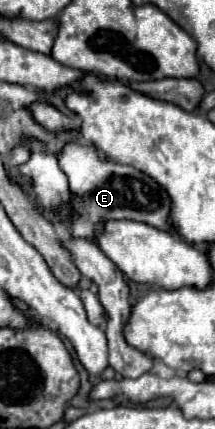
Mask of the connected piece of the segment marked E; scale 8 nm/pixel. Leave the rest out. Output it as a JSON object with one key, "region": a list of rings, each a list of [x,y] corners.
{"region":[[[67,143],[63,147],[63,153],[59,155],[59,163],[75,195],[73,209],[77,217],[65,223],[73,237],[93,239],[101,231],[101,221],[105,219],[143,221],[157,229],[173,233],[173,227],[169,225],[169,207],[171,207],[169,197],[163,191],[163,187],[157,185],[149,175],[137,171],[131,165],[101,159],[99,151],[93,145],[81,145],[81,143]]]}

